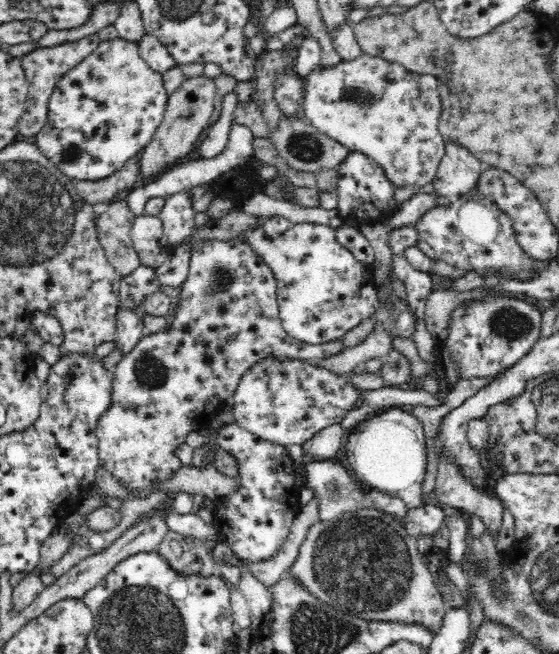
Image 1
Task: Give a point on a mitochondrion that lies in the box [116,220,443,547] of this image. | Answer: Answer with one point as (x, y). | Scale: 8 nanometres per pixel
(220, 278)

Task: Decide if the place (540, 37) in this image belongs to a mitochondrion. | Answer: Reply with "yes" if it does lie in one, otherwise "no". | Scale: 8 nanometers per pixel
yes

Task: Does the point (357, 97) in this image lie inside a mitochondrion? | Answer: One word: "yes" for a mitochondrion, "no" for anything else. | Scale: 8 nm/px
yes

